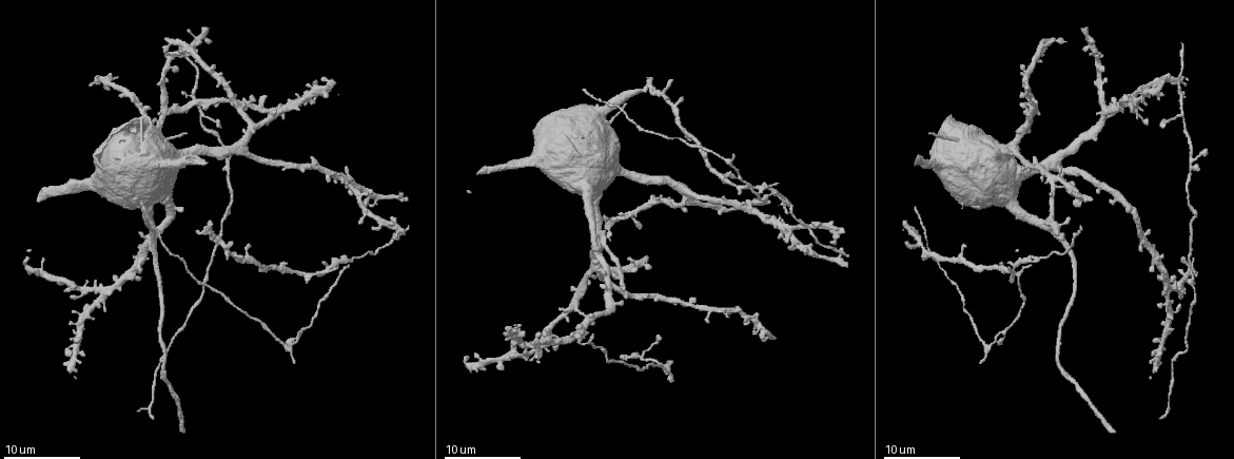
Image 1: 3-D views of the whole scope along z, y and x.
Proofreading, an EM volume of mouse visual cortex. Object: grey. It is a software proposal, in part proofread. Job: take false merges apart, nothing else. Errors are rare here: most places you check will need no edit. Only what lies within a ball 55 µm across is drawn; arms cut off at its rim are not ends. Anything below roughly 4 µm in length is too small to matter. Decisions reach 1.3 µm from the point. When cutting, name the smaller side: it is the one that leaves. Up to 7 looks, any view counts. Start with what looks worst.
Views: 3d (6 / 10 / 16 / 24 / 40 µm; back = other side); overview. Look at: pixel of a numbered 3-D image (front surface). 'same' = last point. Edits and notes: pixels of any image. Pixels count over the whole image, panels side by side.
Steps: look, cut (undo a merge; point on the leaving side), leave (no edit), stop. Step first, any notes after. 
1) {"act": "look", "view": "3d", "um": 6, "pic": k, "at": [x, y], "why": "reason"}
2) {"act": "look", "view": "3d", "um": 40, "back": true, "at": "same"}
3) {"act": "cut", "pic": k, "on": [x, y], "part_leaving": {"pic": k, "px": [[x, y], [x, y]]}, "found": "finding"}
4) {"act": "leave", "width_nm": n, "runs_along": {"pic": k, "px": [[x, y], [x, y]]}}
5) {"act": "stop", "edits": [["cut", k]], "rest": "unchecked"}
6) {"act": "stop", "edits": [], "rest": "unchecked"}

{"act": "look", "view": "3d", "um": 16, "pic": 1, "at": [1182, 115], "why": "arms part here"}

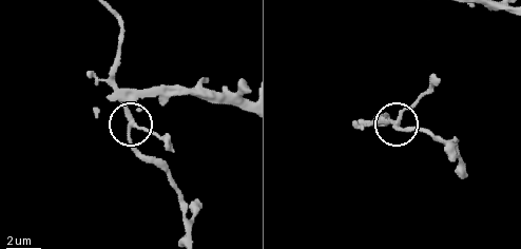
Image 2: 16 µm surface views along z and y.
{"act": "leave", "side_arm_um": 11, "arms": 3, "found": "all the same neuron"}

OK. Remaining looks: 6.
{"act": "look", "view": "3d", "um": 6, "pic": 1, "at": [1191, 152]}

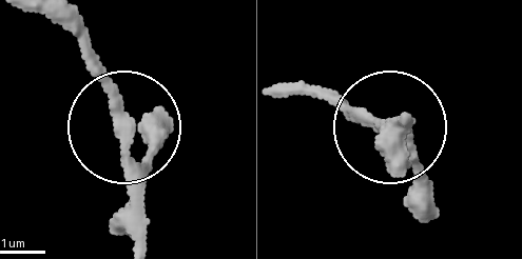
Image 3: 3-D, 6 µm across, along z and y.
{"act": "leave", "found": "all the same neuron"}

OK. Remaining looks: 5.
{"act": "look", "view": "3d", "um": 16, "pic": 1, "at": [216, 105]}

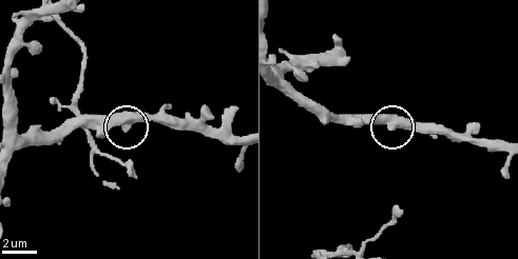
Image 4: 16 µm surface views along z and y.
{"act": "leave", "width_nm": 520, "runs_along": {"pic": 4, "px": [[13, 152], [46, 142], [68, 126], [127, 126], [168, 118]]}, "found": "continuous, no second neuron"}

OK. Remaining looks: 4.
{"act": "stop", "edits": [], "rest": "unchecked"}

